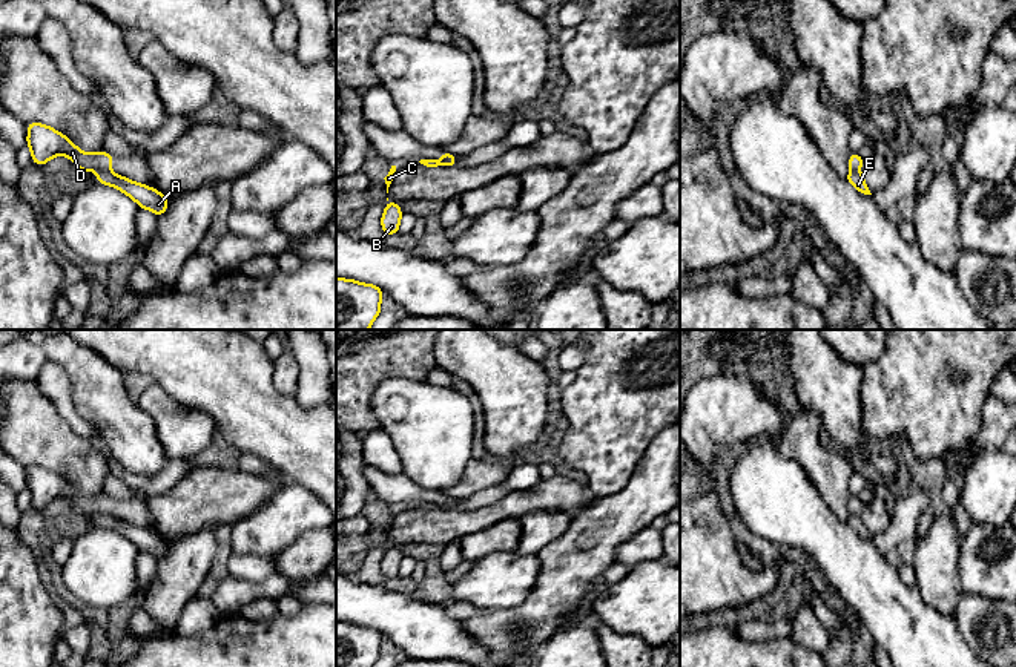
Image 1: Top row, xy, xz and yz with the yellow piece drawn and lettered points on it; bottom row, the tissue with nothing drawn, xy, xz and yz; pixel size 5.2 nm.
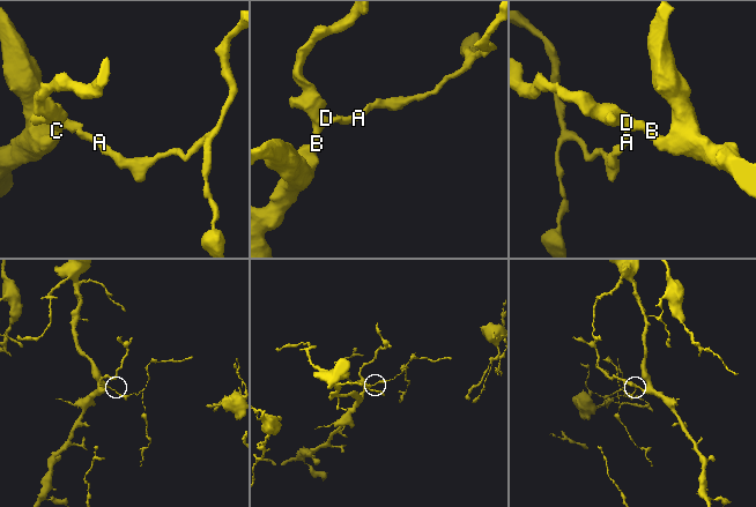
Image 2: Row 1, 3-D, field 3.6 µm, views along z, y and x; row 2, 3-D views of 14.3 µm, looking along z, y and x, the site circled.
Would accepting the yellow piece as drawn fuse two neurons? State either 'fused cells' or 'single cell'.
fused cells

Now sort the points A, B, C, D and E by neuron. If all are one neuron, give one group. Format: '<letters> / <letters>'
A E / B C D

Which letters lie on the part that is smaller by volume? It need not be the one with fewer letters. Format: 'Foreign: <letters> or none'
Foreign: A, E

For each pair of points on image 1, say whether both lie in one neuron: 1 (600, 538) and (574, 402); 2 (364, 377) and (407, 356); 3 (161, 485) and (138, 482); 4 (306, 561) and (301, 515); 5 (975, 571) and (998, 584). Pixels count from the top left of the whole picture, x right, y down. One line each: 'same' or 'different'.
1: different
2: same
3: same
4: different
5: same

